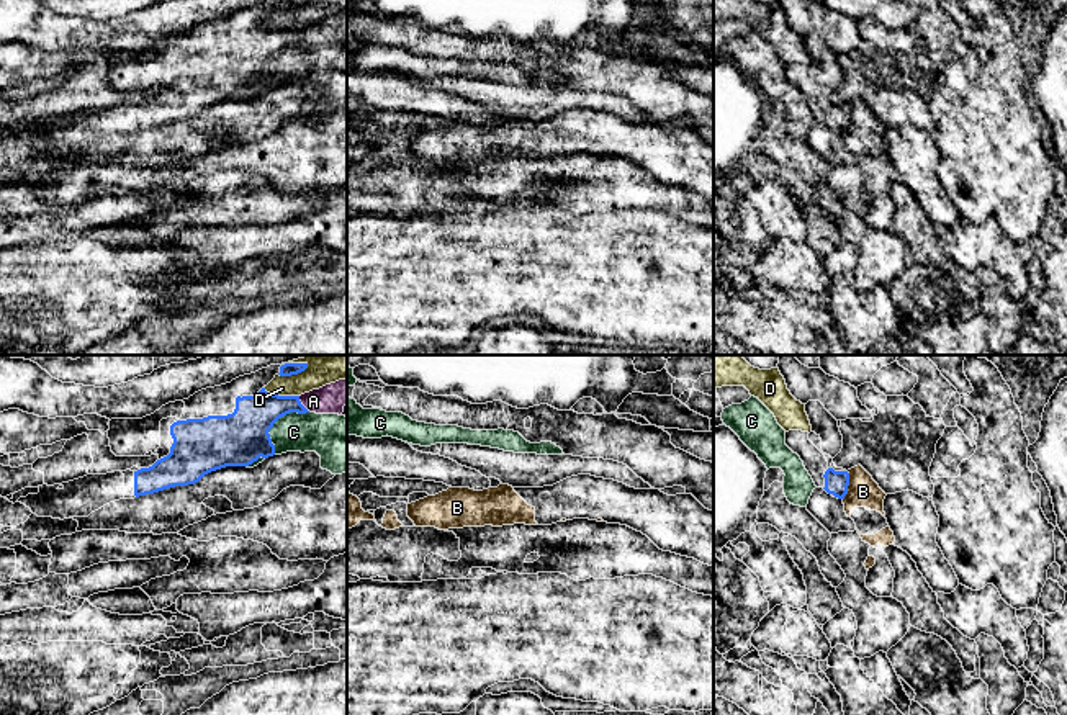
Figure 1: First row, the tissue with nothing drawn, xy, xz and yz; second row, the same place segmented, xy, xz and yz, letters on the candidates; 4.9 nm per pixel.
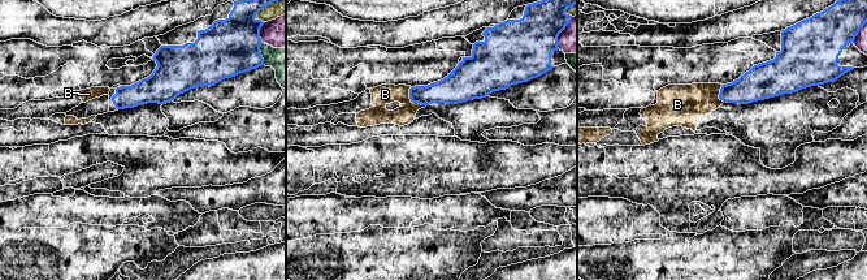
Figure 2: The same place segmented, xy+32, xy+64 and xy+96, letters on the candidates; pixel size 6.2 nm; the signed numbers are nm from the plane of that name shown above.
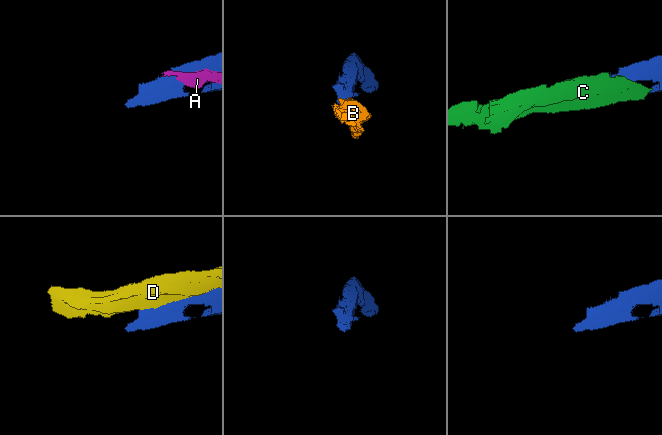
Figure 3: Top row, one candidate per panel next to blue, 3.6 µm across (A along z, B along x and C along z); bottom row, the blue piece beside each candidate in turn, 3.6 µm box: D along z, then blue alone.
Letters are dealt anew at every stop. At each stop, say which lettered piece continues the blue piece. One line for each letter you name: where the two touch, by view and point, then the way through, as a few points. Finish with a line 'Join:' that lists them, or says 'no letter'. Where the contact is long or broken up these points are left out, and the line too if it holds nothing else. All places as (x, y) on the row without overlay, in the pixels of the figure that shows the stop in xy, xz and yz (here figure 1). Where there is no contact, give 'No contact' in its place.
Join: no letter

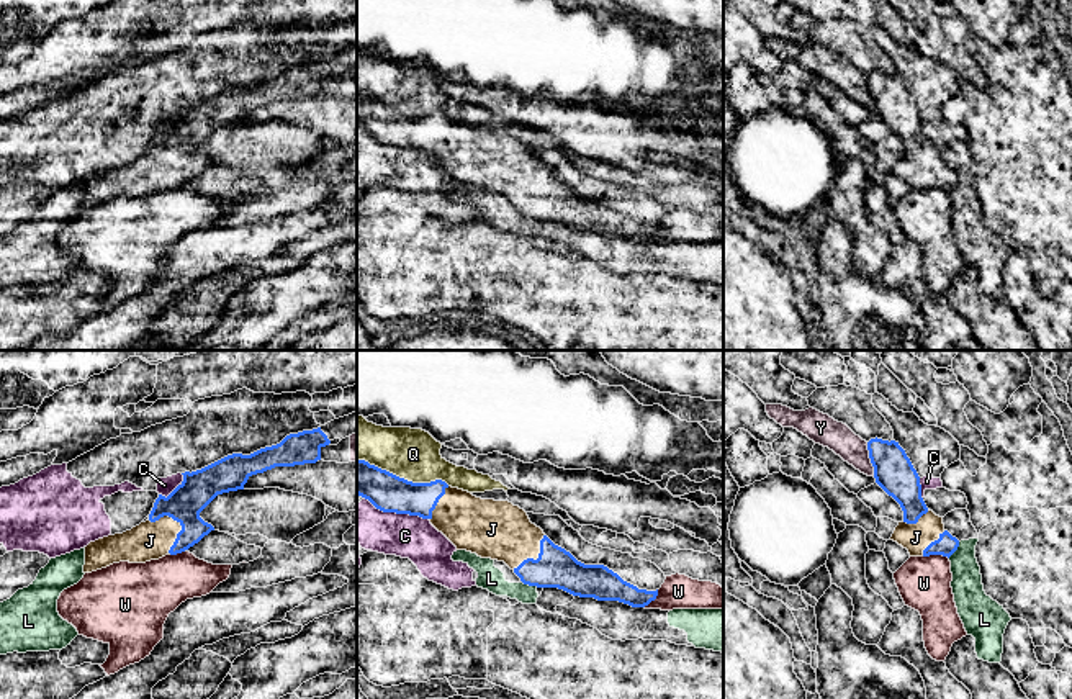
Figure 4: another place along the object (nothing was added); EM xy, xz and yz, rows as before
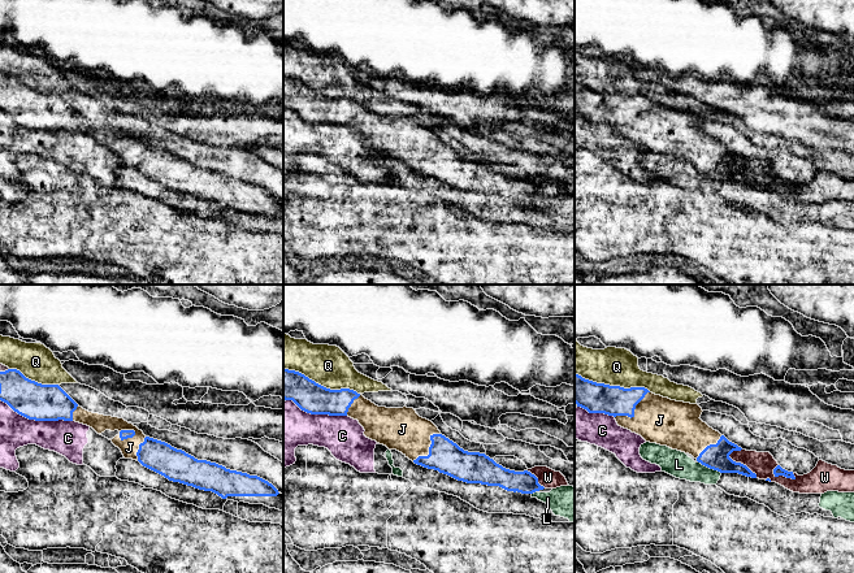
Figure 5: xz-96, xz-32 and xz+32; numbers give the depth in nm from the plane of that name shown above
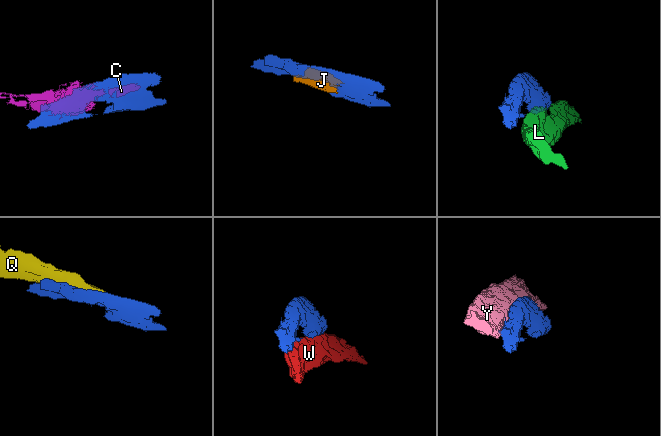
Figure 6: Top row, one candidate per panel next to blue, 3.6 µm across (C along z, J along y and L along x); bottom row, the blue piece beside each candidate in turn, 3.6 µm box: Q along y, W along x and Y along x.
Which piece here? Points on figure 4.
J: Touches blue at xy (180, 157)
Join: J

